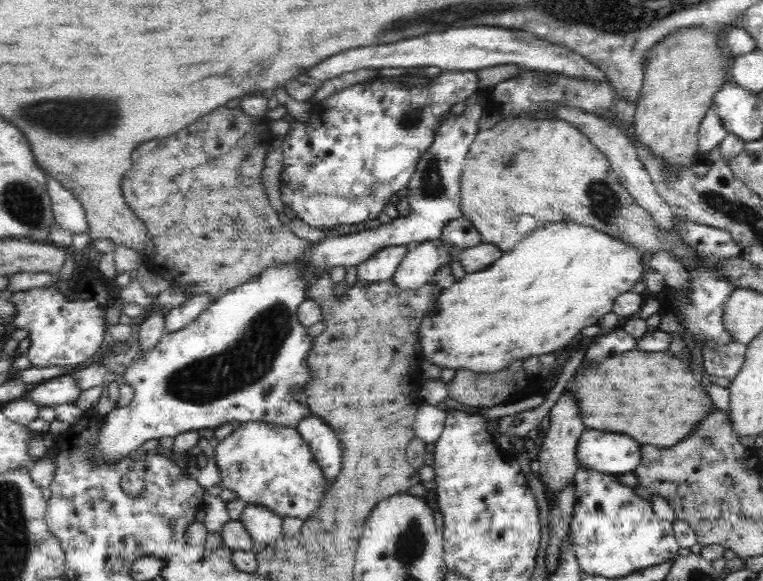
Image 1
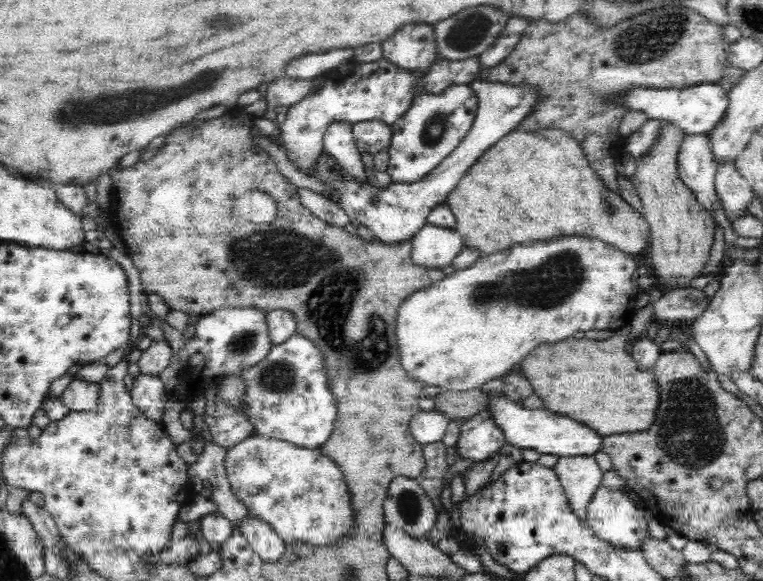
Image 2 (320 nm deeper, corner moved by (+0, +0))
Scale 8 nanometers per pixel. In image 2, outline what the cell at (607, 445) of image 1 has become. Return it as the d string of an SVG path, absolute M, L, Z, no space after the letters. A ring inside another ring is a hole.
M486 392L486 409L492 414L499 430L503 432L505 442L520 449L537 450L540 454L554 454L559 457L593 456L601 448L601 436L583 423L566 418L544 408L524 408L520 403L505 394Z

